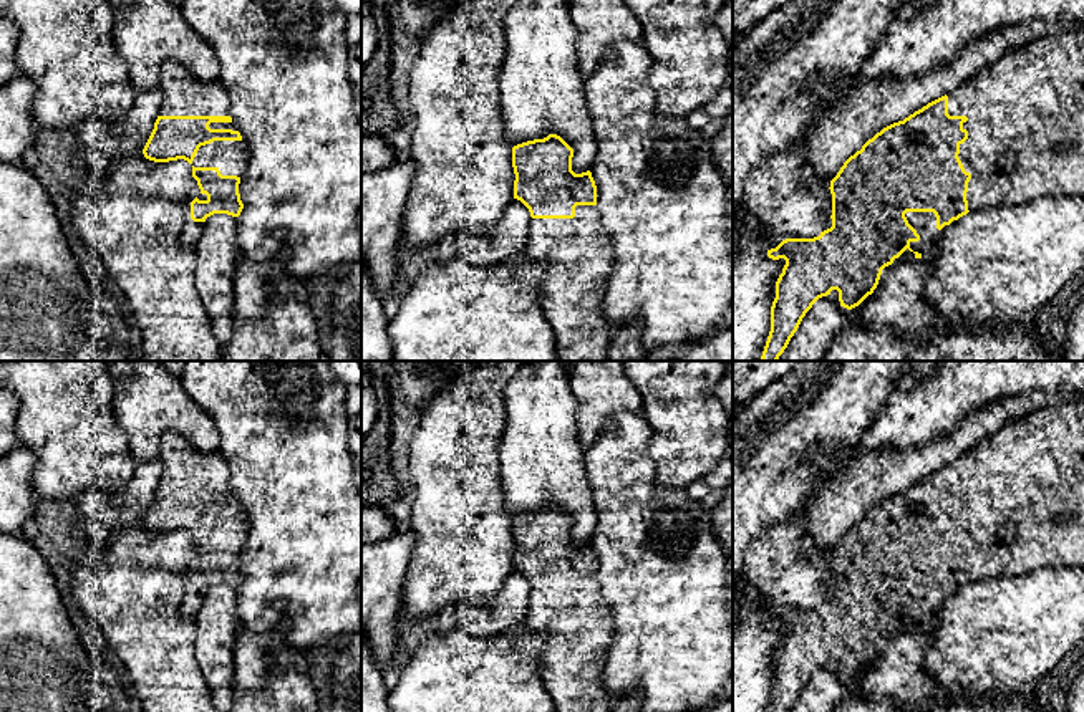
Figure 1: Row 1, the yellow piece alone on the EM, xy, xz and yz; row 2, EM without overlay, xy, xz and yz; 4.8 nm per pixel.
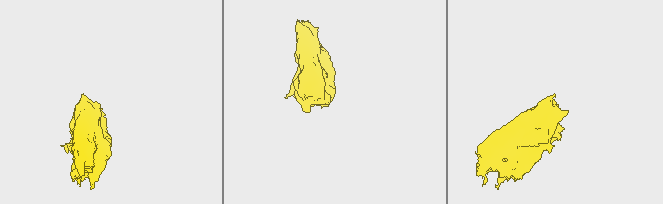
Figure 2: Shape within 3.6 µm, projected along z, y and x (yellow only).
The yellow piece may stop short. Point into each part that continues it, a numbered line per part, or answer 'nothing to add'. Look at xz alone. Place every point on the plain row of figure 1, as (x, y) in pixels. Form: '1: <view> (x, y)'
1: xz (577, 630)

